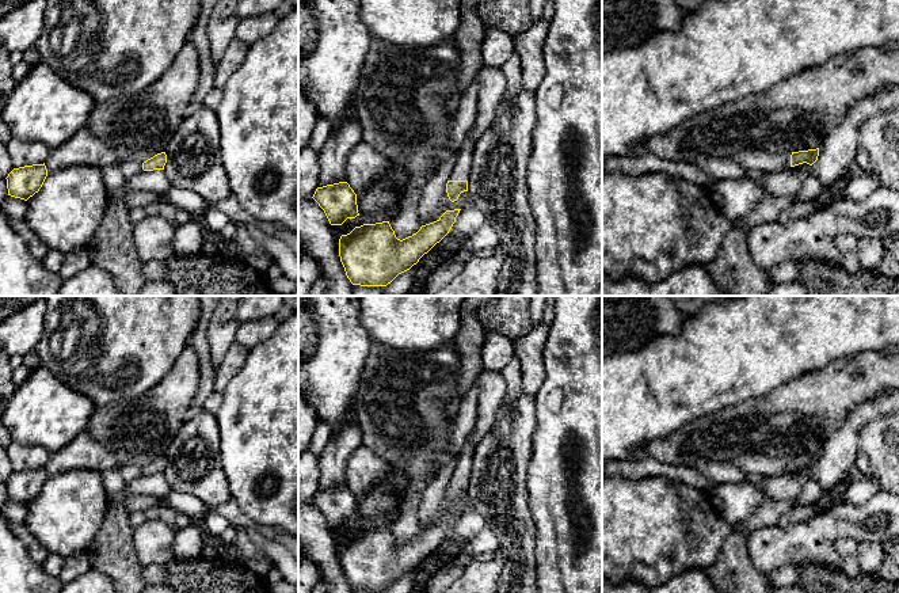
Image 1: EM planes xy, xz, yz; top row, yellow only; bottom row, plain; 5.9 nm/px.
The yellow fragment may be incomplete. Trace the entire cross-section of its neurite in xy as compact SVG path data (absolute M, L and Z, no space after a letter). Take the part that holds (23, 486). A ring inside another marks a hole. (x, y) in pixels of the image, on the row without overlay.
M45 467L14 472L5 482L8 499L27 505L39 495L46 480Z

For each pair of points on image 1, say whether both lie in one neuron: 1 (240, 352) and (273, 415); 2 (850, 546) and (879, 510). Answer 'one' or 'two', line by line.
1: two
2: two

